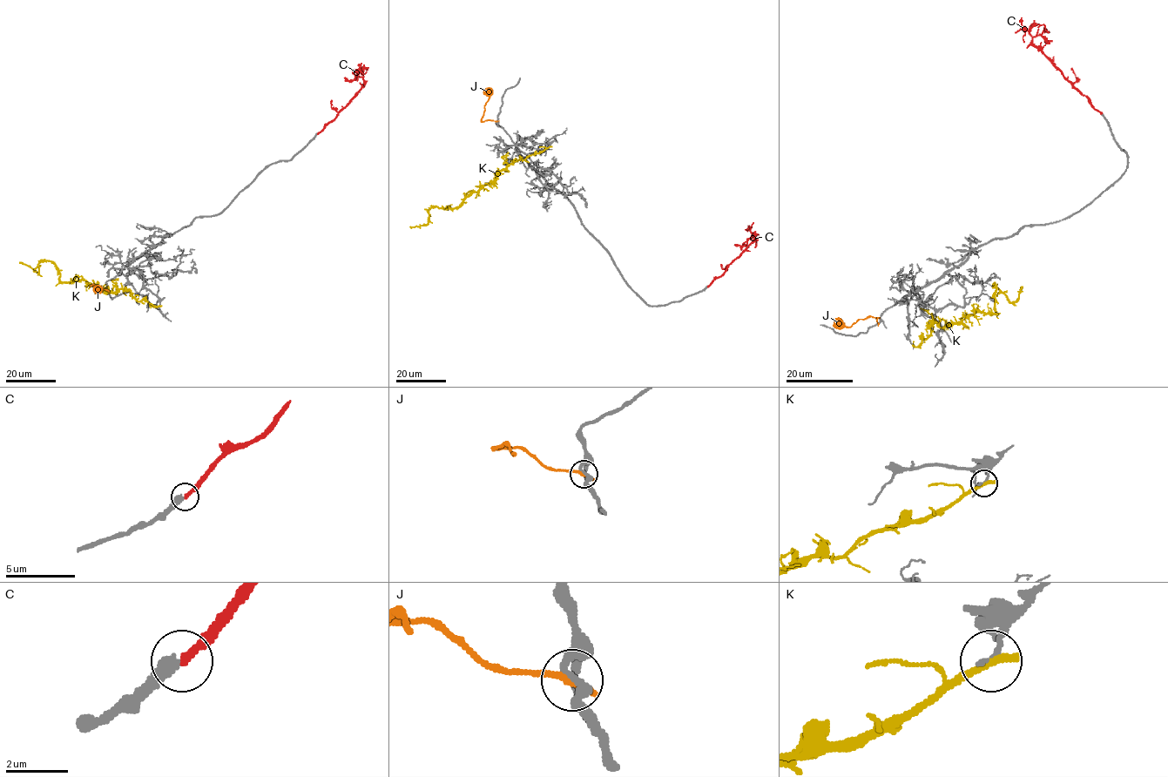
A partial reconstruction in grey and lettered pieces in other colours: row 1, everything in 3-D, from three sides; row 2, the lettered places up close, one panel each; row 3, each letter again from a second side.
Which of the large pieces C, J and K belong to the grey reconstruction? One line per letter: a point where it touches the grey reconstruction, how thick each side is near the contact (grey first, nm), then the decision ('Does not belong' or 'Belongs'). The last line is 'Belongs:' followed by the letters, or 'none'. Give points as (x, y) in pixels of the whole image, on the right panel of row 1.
C: Touches grey at (1101, 113). Thickness 360 nm (grey) against 240 nm. Belongs
J: Touches grey at (878, 324). Thickness 220 nm (grey) against 280 nm. Does not belong
K: Touches grey at (913, 345). Thickness 150 nm (grey) against 360 nm. Does not belong
Belongs: C

